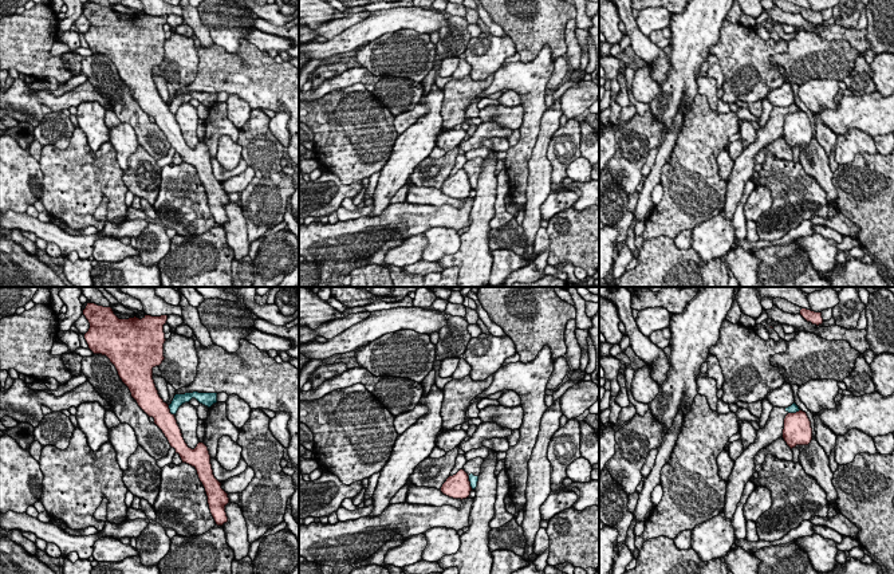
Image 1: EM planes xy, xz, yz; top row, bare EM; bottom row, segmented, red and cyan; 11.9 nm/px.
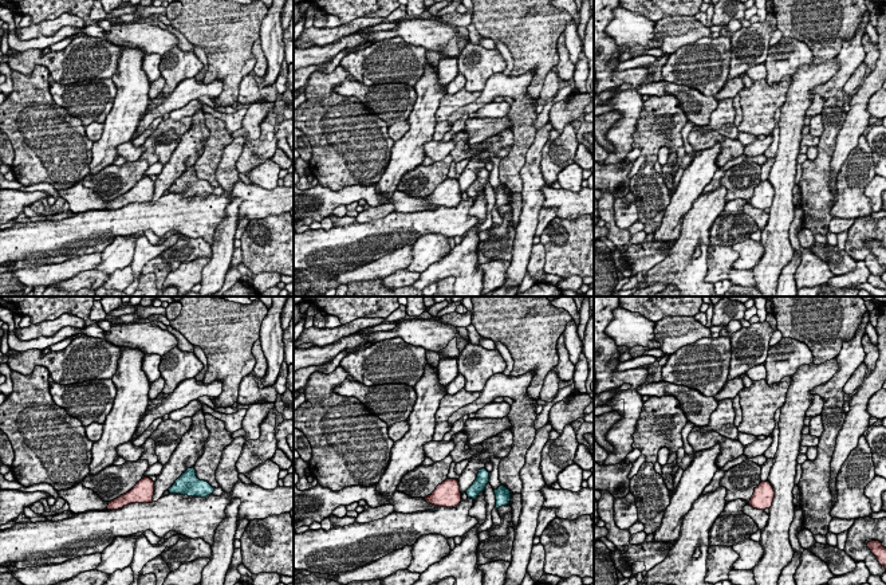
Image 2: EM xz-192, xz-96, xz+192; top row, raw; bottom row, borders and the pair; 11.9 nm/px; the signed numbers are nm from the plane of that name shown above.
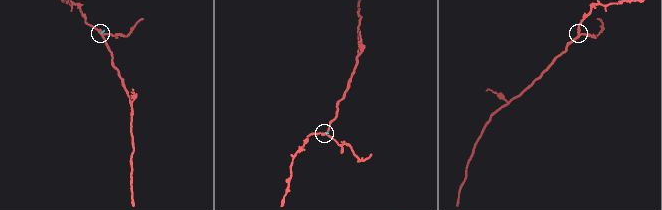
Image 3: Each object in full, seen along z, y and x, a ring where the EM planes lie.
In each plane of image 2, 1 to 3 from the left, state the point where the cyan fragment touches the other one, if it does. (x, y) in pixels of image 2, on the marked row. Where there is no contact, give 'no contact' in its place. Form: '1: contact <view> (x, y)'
1: no contact
2: no contact
3: no contact

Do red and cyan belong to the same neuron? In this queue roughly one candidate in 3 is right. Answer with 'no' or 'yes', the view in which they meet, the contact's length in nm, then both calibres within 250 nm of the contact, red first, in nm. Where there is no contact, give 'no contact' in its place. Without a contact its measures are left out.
no | xz | 170 nm | 280/100 nm

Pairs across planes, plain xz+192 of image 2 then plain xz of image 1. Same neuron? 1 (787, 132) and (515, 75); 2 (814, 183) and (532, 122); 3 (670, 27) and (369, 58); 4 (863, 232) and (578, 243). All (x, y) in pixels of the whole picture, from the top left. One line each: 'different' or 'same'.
1: different
2: same
3: different
4: same

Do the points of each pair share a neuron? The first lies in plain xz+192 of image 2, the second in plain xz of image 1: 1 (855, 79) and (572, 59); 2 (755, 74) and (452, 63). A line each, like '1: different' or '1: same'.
1: different
2: different

